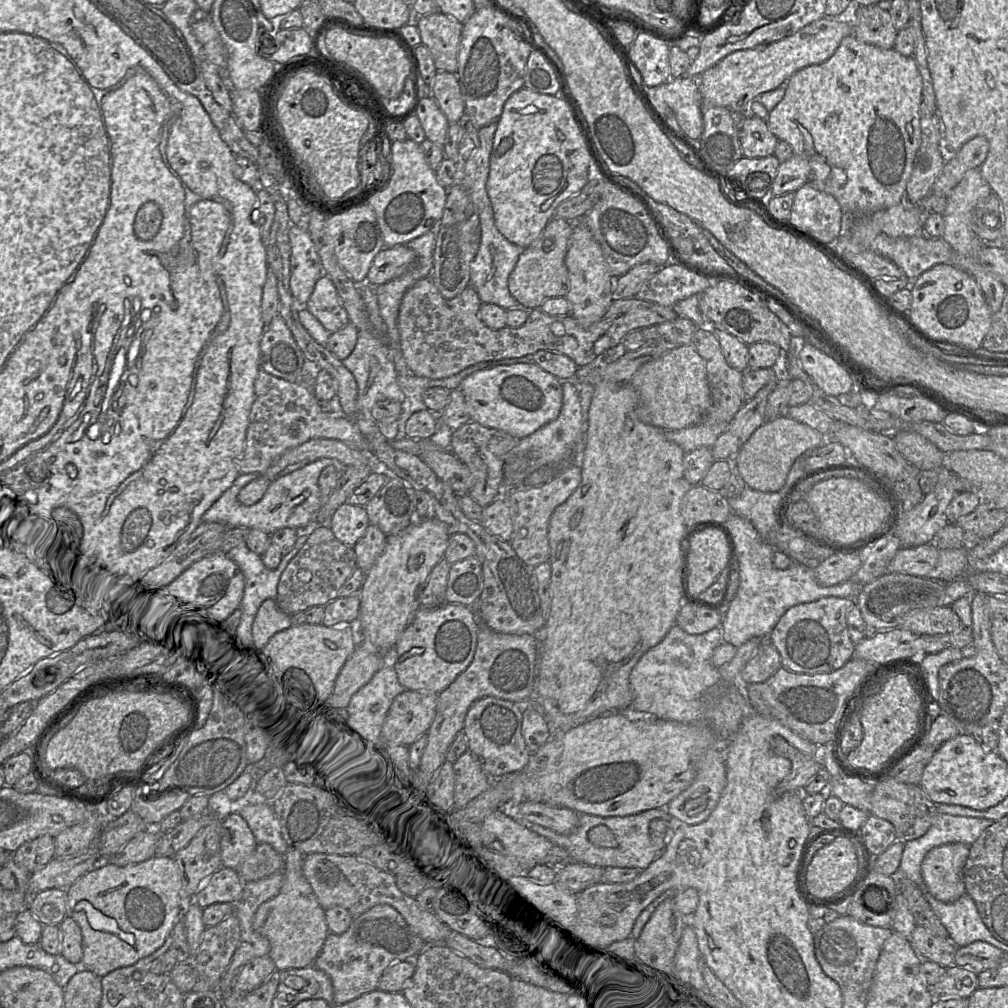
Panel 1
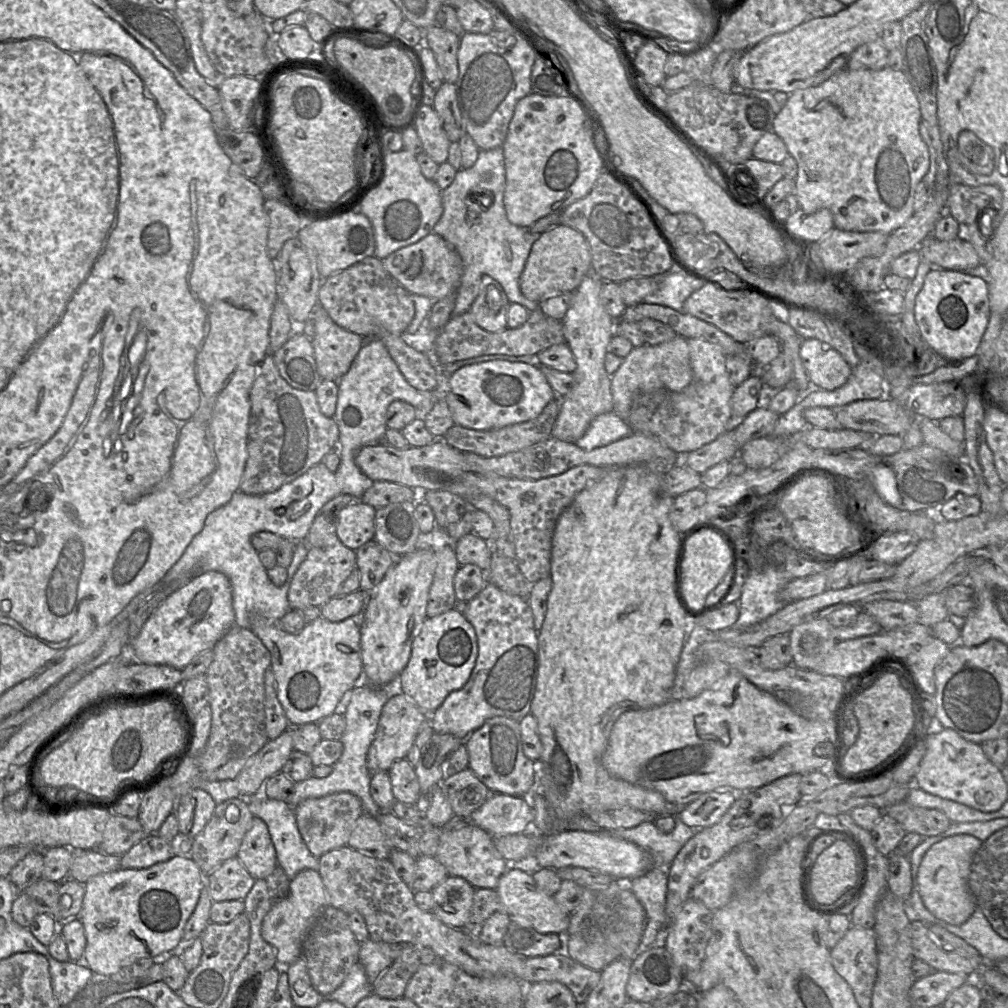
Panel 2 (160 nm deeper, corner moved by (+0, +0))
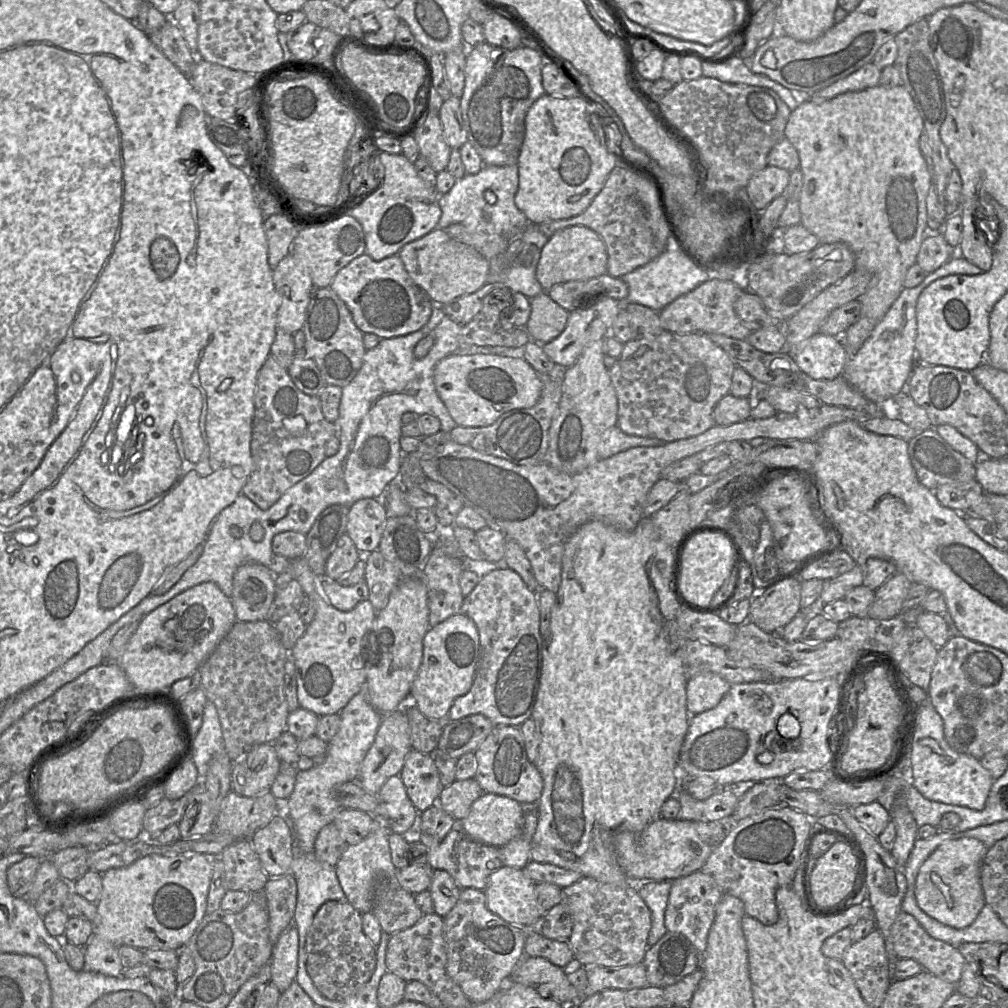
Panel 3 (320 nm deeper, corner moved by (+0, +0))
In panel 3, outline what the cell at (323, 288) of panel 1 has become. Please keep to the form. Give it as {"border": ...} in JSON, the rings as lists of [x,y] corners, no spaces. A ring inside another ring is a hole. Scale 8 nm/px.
{"border":[[[364,253],[336,274],[330,288],[346,304],[360,331],[375,334],[380,339],[420,330],[429,321],[435,304],[412,280],[397,254],[375,261]]]}

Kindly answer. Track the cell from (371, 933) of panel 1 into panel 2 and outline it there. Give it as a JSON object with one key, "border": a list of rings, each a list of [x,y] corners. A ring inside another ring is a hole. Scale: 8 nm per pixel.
{"border":[[[370,938],[360,943],[358,963],[372,986],[400,955],[402,945],[404,944],[376,942]]]}

